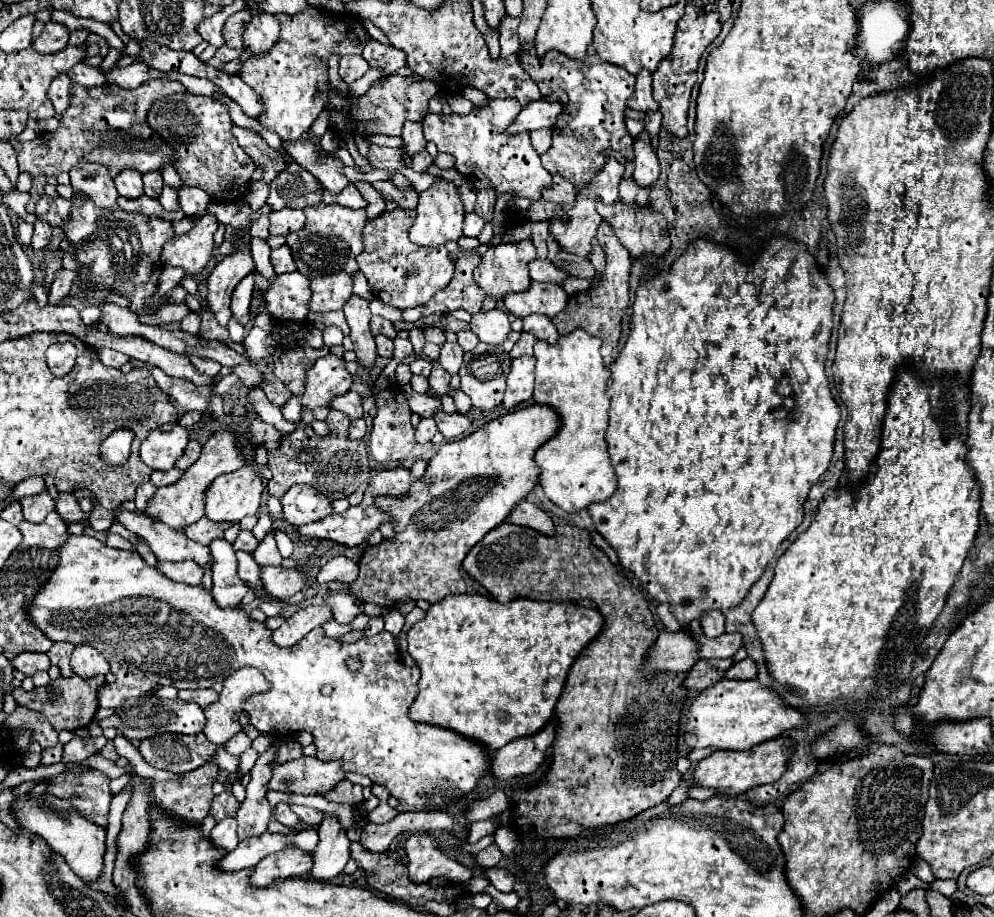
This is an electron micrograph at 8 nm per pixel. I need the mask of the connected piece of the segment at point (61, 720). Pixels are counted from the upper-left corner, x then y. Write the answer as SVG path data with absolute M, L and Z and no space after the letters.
M77 675L73 677L59 677L57 681L51 681L45 687L35 687L33 691L23 691L21 687L15 687L11 691L11 695L15 697L17 705L39 711L41 715L45 715L45 719L53 725L53 729L59 731L73 731L79 727L85 727L93 721L95 711L97 711L97 691L99 687L105 683L105 677L93 677L93 679L81 679Z

